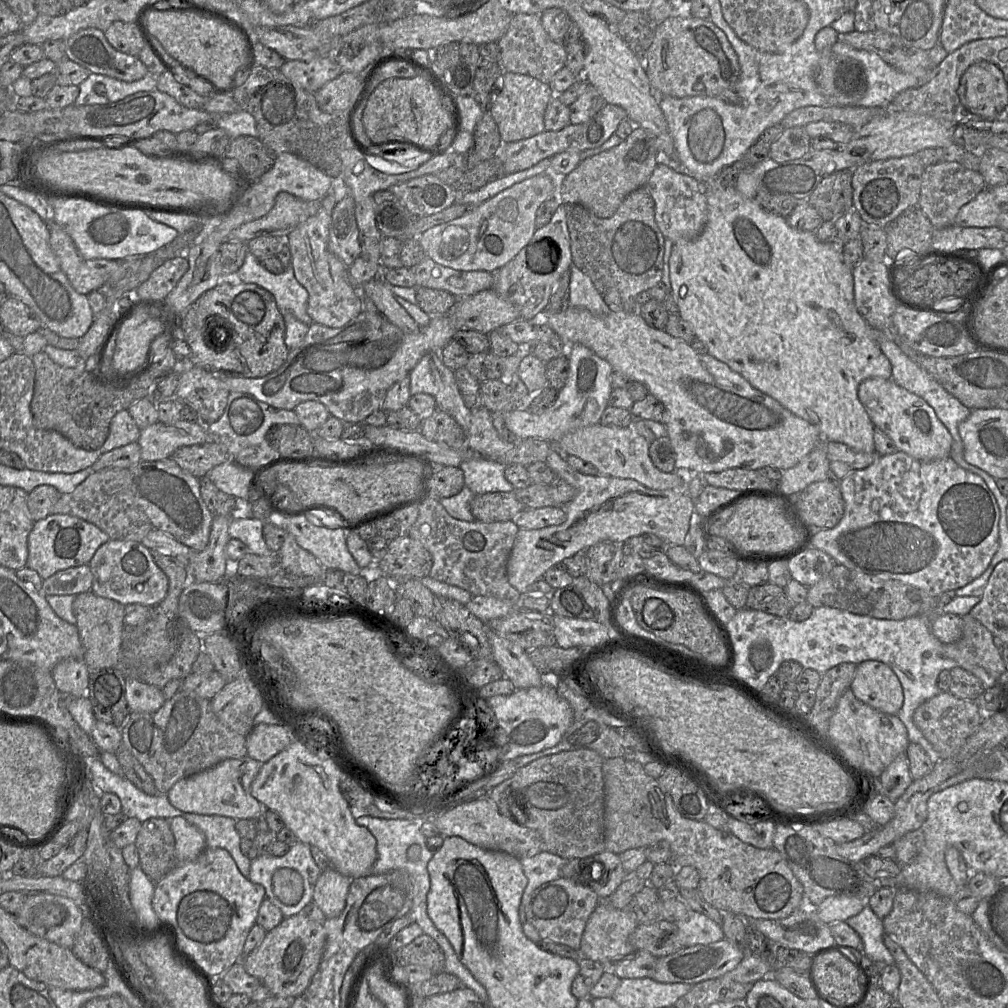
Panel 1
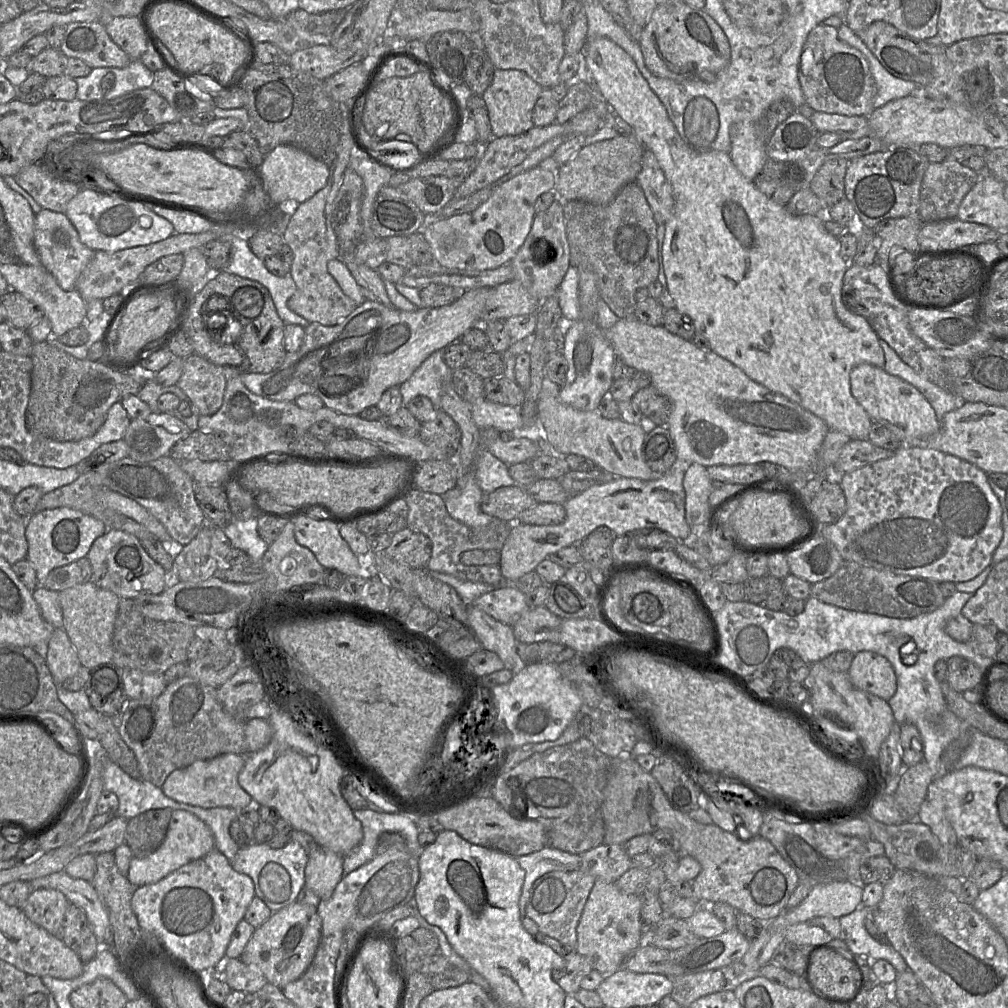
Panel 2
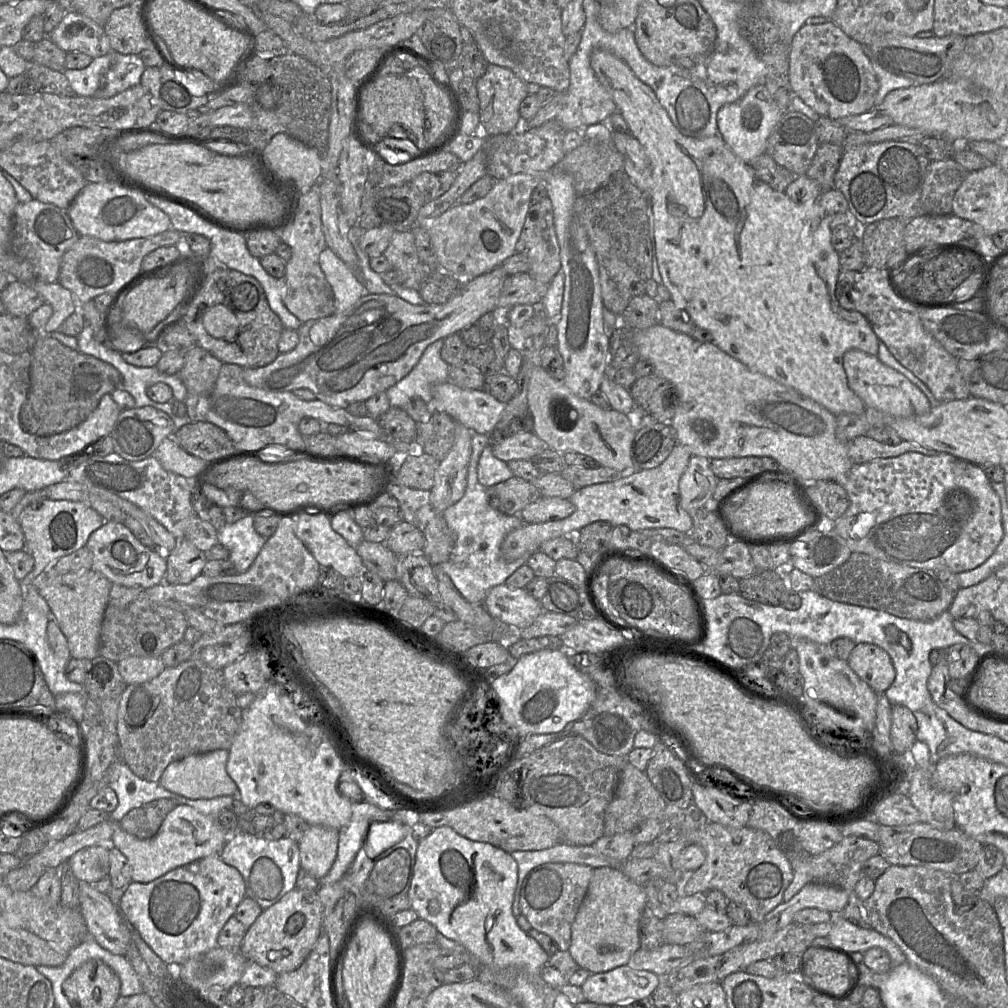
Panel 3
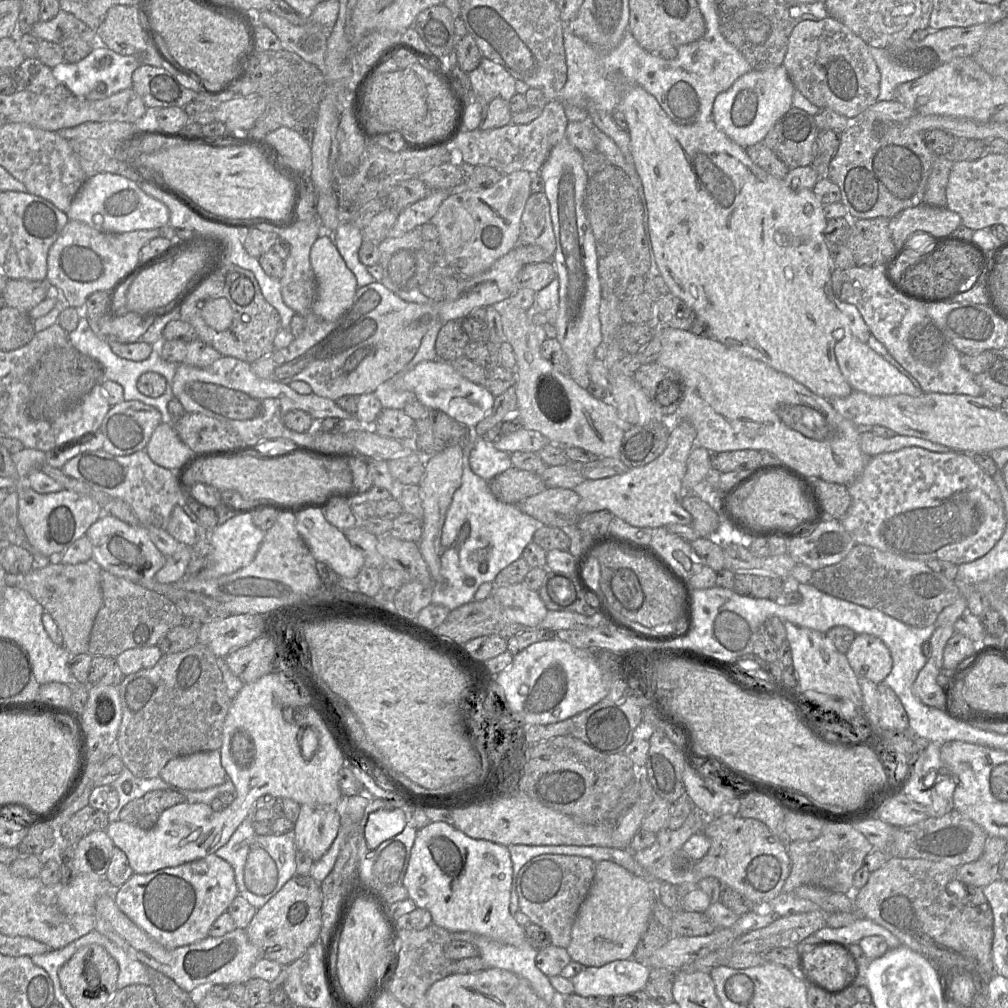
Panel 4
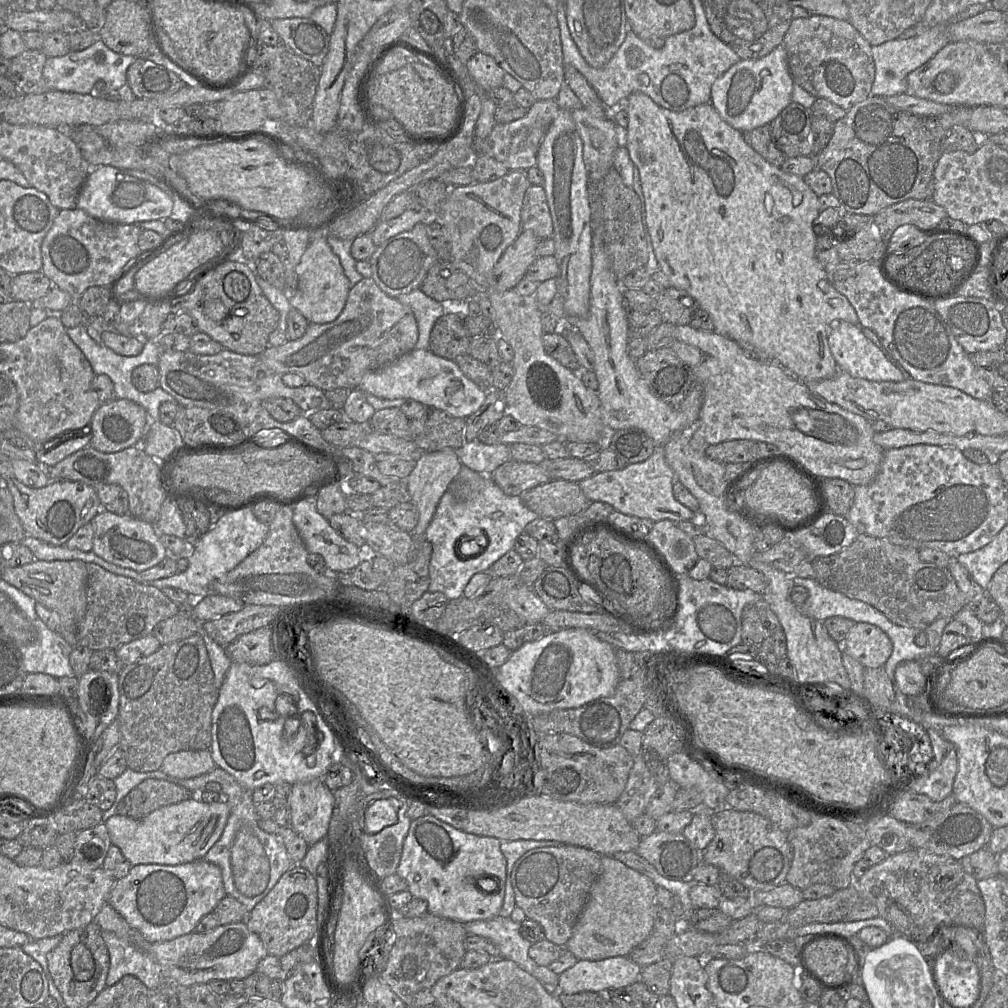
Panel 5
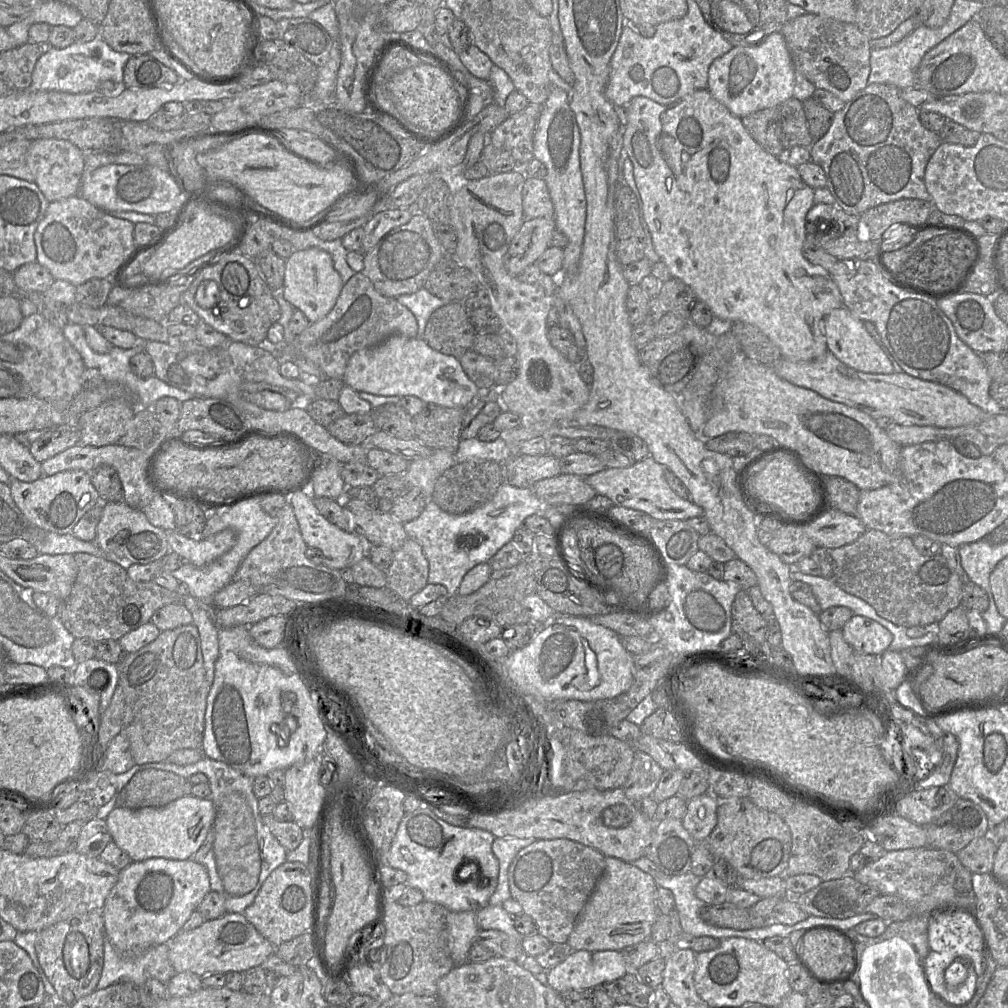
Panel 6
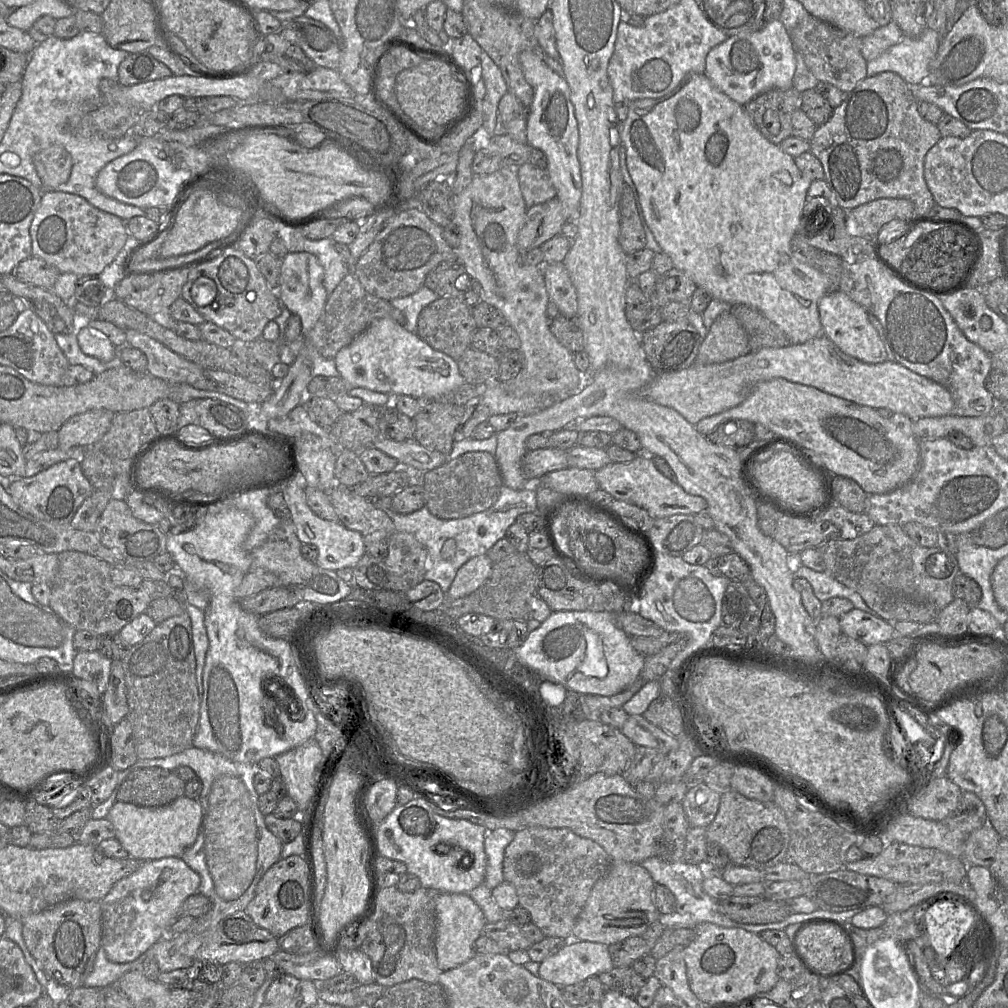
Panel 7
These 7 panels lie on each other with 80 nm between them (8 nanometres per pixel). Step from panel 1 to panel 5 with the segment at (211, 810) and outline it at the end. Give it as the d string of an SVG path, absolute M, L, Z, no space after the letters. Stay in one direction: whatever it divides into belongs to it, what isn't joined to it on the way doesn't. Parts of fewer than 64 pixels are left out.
M188 750L167 755L160 770L174 778L190 779L206 774L215 767L210 750Z

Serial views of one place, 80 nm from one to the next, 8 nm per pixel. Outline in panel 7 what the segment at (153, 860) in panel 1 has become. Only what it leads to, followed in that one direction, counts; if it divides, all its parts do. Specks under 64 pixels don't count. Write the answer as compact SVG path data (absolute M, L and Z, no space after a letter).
M160 767L139 768L122 782L116 801L140 807L165 806L184 795L185 781Z

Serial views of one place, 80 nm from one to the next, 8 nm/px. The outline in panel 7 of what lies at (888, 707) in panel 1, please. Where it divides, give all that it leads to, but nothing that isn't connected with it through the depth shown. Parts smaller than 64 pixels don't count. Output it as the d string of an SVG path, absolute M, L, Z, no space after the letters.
M853 608L838 619L843 634L867 647L885 644L894 638L894 629L890 623L875 614Z

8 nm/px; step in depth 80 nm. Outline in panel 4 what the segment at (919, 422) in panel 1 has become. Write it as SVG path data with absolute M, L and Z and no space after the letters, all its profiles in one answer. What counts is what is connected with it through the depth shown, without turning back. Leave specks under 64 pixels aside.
M844 335L834 347L840 371L853 390L873 396L890 396L907 394L919 396L923 393L921 387L915 387L898 369L875 352L867 343L863 343L852 335Z

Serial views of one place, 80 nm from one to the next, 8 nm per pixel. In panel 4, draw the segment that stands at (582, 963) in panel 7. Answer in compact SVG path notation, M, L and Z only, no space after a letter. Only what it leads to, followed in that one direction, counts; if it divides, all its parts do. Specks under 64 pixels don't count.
M632 958L616 960L601 967L584 967L571 982L575 994L611 999L644 990L650 970Z

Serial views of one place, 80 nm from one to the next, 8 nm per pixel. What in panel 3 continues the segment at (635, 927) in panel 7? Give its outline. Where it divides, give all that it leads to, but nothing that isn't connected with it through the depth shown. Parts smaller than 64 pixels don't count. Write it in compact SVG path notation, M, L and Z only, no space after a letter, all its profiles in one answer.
M621 867L595 868L571 926L571 945L568 952L579 967L592 974L626 965L640 948L640 920L646 906L644 886L628 878Z

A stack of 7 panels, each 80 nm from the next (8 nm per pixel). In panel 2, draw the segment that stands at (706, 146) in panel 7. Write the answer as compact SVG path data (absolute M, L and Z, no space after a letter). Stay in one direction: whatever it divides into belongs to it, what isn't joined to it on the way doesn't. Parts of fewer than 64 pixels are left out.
M589 37L584 46L584 54L589 76L596 88L603 95L614 113L620 115L633 129L633 133L651 151L664 172L672 188L674 207L664 224L664 239L661 247L661 259L667 280L667 290L675 302L675 308L690 317L695 327L695 334L703 336L709 343L709 349L717 355L739 367L750 379L769 390L781 394L797 403L802 408L822 419L830 430L837 430L849 436L851 440L869 440L872 420L866 410L856 401L851 393L850 372L860 364L871 364L884 368L884 351L879 344L879 337L861 315L854 314L844 305L841 297L843 277L850 263L840 255L838 238L831 235L824 227L825 216L797 216L760 192L753 181L747 180L737 170L730 154L723 151L698 152L686 144L669 119L665 107L642 76L631 56L620 46L604 37Z

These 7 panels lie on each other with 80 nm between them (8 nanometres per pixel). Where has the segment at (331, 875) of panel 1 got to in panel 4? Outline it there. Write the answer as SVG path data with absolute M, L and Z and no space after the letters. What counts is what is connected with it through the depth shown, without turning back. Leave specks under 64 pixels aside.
M300 805L300 813L292 833L296 850L308 855L313 862L330 848L340 828L336 806Z

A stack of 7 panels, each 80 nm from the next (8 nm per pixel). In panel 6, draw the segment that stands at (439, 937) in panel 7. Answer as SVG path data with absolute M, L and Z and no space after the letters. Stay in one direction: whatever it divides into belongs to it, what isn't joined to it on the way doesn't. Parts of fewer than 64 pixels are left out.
M476 911L448 912L448 947L455 966L468 962L469 952L480 930L476 915Z

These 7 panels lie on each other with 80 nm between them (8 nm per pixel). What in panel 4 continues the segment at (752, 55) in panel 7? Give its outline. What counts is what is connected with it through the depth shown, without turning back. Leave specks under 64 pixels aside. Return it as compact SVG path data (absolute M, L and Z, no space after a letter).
M784 65L752 69L738 78L726 91L718 94L712 108L712 119L719 130L746 149L763 141L777 120L792 107L795 87Z

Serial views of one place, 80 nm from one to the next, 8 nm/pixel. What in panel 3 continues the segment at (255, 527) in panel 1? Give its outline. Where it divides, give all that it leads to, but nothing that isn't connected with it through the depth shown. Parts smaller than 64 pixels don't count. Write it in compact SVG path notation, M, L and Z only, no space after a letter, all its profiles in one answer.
M248 515L218 529L219 544L229 551L229 561L238 573L249 569L267 540L254 529L254 517Z

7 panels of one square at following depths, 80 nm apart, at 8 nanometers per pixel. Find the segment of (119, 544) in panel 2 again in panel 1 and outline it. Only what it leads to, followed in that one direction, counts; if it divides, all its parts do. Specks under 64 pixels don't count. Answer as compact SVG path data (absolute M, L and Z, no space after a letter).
M109 539L101 545L89 562L93 575L91 591L124 606L143 604L154 607L167 596L169 581L155 563L151 551L140 542Z

